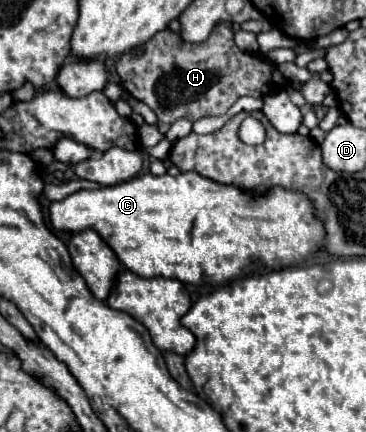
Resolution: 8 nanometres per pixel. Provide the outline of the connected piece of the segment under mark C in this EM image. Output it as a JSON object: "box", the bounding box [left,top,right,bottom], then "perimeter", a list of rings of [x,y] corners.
{"box":[50,171,326,285],"perimeter":[[[188,171],[188,173],[180,173],[178,177],[172,177],[172,175],[140,175],[140,177],[134,177],[126,183],[120,183],[120,185],[114,185],[114,187],[102,187],[102,189],[82,189],[82,191],[76,191],[72,195],[68,195],[66,199],[62,201],[54,201],[50,205],[50,219],[52,219],[52,225],[54,229],[60,229],[60,231],[84,231],[84,229],[94,229],[116,253],[116,257],[136,275],[140,277],[166,277],[166,279],[178,279],[182,283],[190,283],[190,285],[220,285],[220,283],[226,283],[234,277],[240,277],[244,273],[254,273],[258,269],[282,269],[282,267],[292,267],[292,265],[298,265],[298,263],[304,263],[308,259],[308,253],[318,253],[322,251],[322,241],[324,241],[324,235],[326,231],[322,229],[322,221],[318,221],[318,217],[314,217],[314,201],[310,201],[310,197],[306,197],[304,193],[298,193],[298,191],[290,191],[290,189],[284,189],[284,187],[272,187],[268,189],[266,193],[256,193],[256,191],[246,191],[242,187],[236,187],[236,185],[222,185],[218,181],[212,181],[208,177],[202,177],[194,171]]]}

